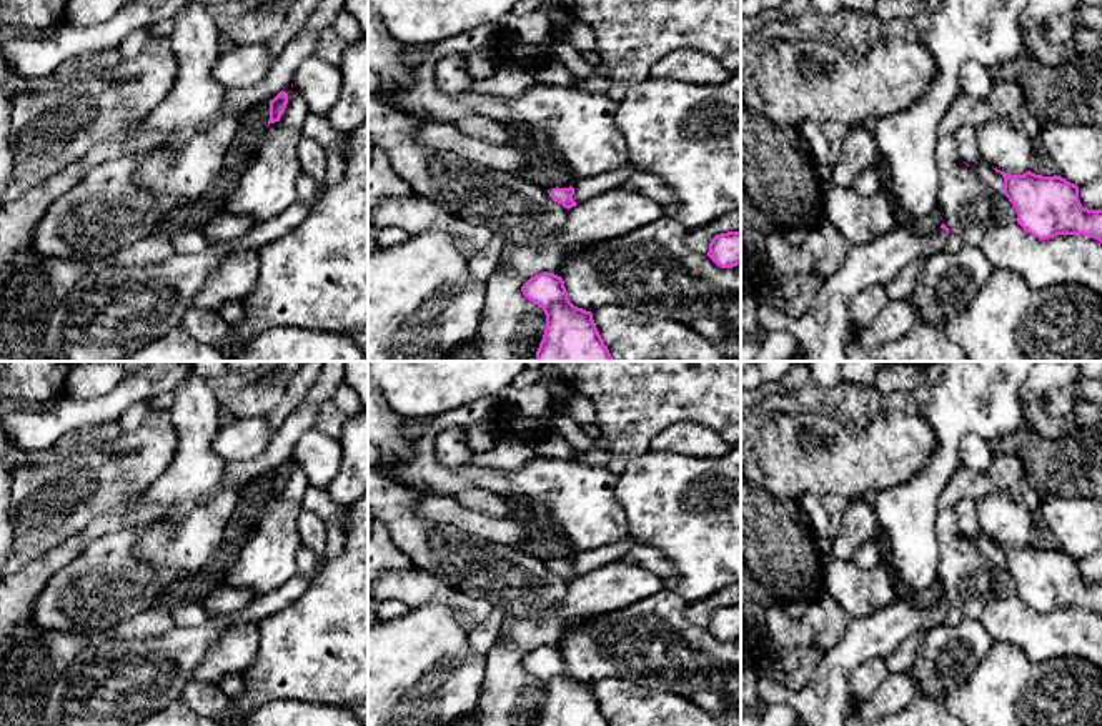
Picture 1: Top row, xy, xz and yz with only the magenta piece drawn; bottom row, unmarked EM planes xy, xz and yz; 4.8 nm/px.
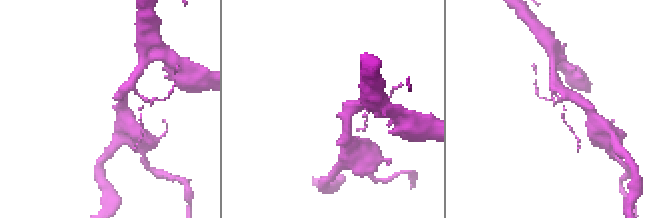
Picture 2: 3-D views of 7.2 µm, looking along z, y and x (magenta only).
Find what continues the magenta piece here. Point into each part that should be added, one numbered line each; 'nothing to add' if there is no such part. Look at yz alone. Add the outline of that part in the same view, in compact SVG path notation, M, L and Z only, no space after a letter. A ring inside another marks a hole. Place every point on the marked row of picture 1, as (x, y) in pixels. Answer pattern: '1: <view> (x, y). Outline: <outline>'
1: yz (821, 333). Outline: M899 226L874 241L852 245L839 270L824 280L812 306L804 316L791 318L776 303L761 303L756 306L759 325L767 331L789 331L799 343L799 356L796 361L846 361L844 345L856 326L849 316L852 296L876 285L886 286L907 265L942 251L947 235L944 228L939 228L931 236L919 236L912 230Z

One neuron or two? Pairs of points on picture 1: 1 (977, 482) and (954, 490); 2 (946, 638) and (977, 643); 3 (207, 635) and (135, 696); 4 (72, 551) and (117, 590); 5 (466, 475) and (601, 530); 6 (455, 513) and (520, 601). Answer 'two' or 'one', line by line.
1: one
2: one
3: one
4: two
5: one
6: two

